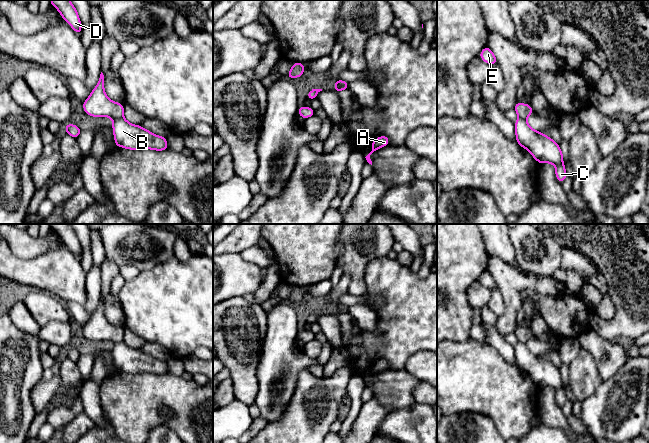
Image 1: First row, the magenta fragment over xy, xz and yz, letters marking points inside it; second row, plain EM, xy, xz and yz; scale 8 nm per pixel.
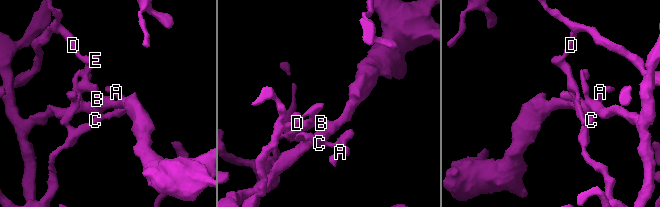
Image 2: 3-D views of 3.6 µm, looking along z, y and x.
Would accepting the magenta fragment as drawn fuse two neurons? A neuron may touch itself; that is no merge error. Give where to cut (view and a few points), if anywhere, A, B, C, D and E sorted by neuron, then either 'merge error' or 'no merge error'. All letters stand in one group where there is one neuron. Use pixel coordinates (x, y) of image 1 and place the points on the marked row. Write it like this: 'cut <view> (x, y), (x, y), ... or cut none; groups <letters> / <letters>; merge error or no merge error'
cut xy (122, 116), (113, 120); groups A C D E / B; merge error

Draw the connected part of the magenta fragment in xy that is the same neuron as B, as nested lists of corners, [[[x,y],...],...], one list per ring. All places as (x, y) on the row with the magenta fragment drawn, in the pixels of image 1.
[[[124,117],[112,123],[115,146],[129,150],[151,149],[163,151],[168,149],[167,139],[128,122]]]

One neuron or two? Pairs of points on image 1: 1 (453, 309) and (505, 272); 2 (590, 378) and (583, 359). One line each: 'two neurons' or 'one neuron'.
1: two neurons
2: one neuron

